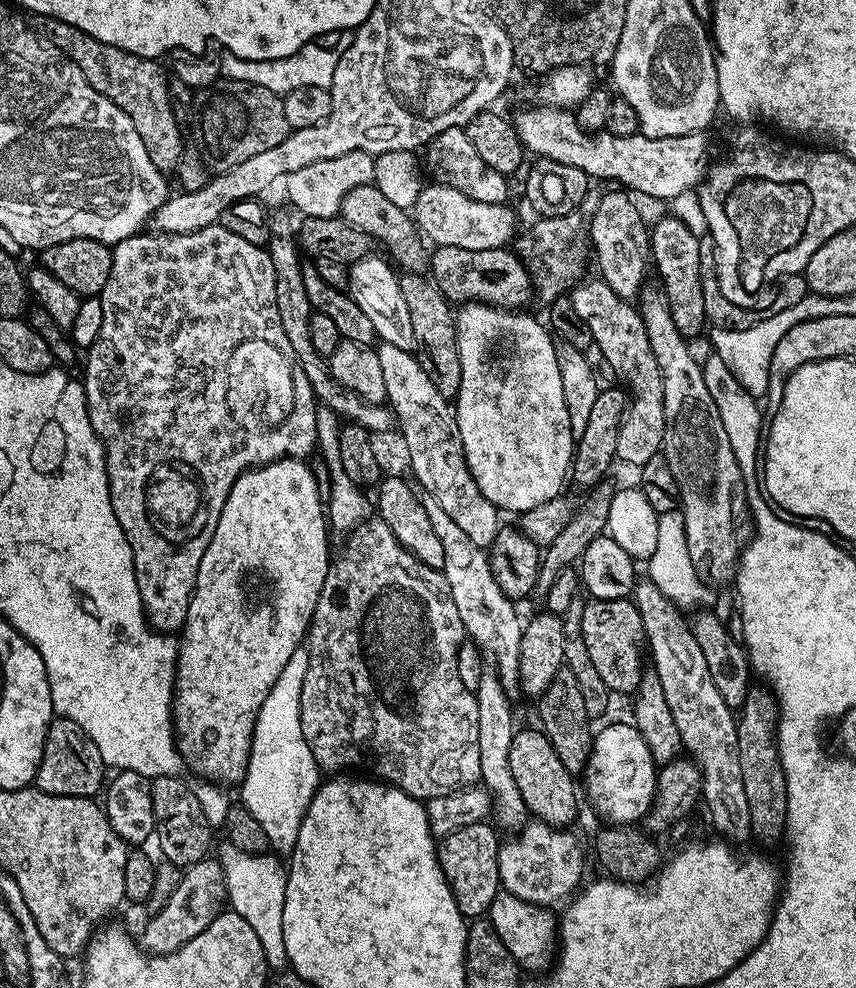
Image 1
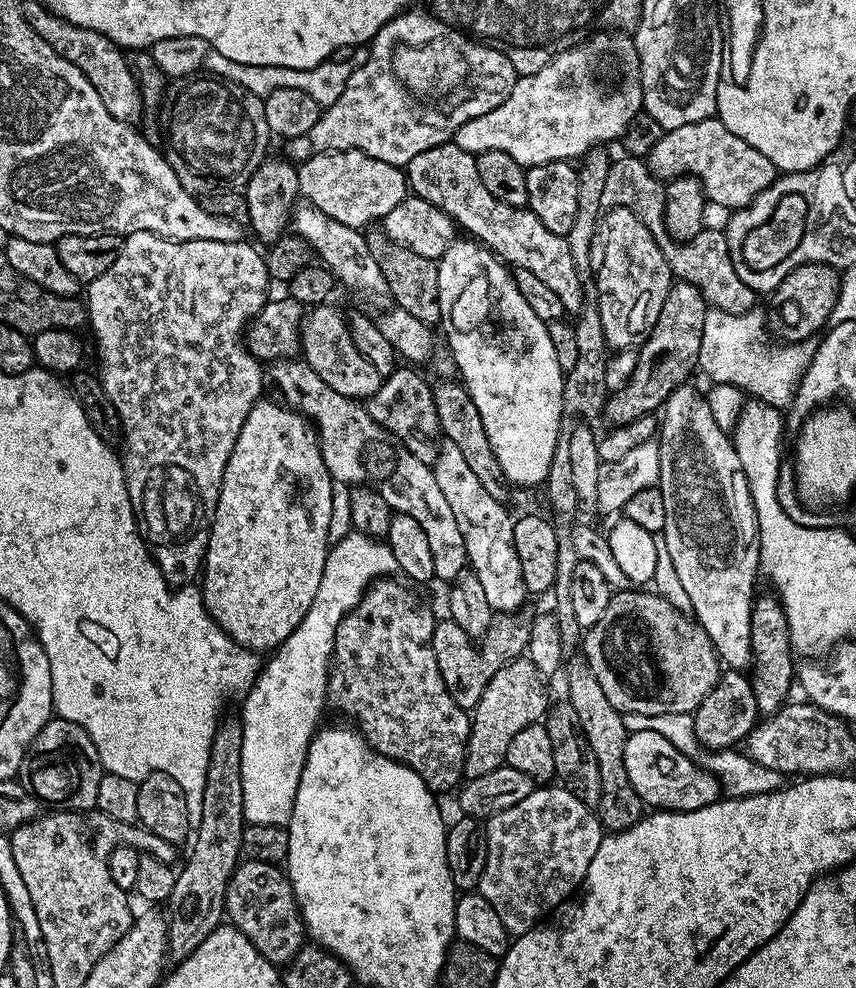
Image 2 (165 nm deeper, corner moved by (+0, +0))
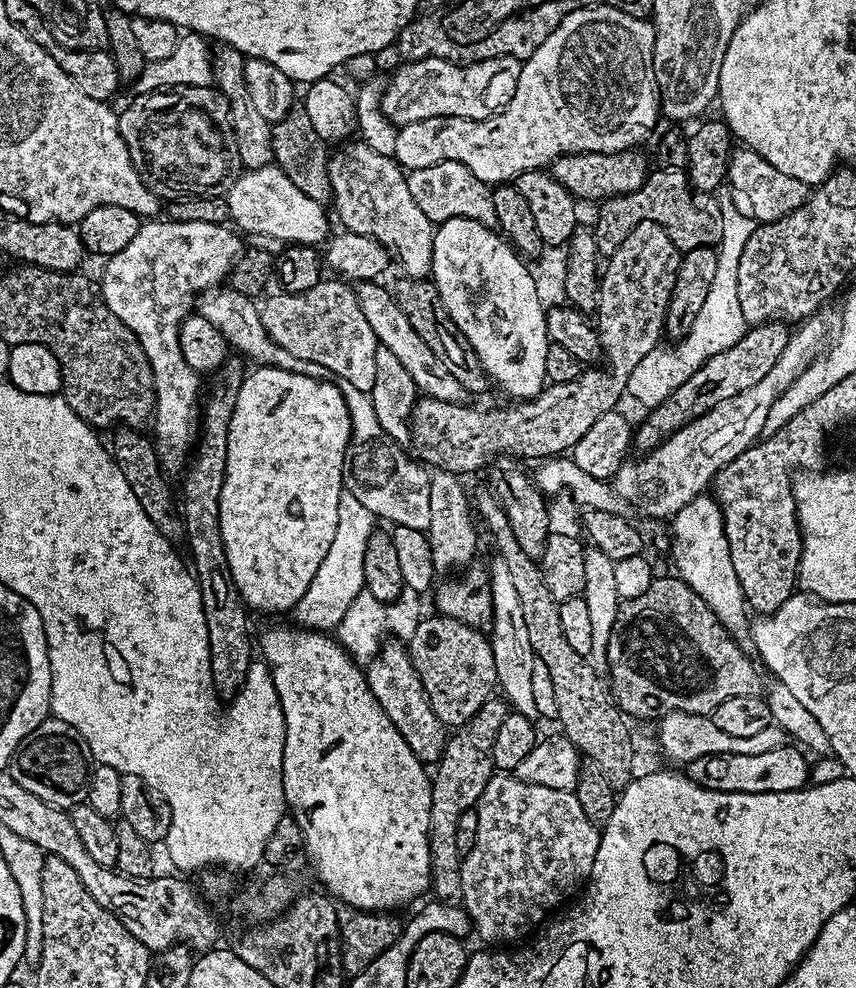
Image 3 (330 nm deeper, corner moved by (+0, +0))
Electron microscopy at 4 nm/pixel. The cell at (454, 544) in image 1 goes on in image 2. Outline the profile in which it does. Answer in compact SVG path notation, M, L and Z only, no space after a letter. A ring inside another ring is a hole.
M281 358L275 361L271 368L271 383L273 380L277 390L284 395L283 403L299 412L314 425L320 453L326 462L326 470L332 475L333 480L349 486L373 488L382 494L382 498L386 498L393 513L414 518L414 522L418 522L418 526L422 526L426 538L430 538L430 555L434 558L437 581L455 582L465 575L469 562L464 545L464 535L462 530L458 530L458 522L455 520L449 504L446 503L446 498L438 487L438 482L434 482L431 467L420 462L401 440L395 439L382 425L379 425L370 416L367 407L361 401L351 400L348 396L338 394L338 390L334 390L331 386L326 386L326 382L322 382L322 378L318 378L318 374L314 374L314 370L303 358Z

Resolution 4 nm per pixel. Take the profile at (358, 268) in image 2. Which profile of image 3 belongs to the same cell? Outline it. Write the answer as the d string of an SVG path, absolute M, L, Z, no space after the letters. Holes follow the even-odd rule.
M269 166L241 171L232 183L231 190L226 193L226 199L232 215L231 223L241 233L270 236L288 244L317 242L316 240L324 242L329 239L325 205L302 194L302 190L298 190L298 186L294 186L294 182L290 182L290 178L286 178L284 171L278 167Z

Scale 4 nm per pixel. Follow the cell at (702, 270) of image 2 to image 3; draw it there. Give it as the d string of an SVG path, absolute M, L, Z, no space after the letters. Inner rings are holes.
M656 168L649 171L643 186L636 192L617 196L611 203L601 203L599 208L594 231L596 245L604 258L613 256L618 246L626 242L626 234L630 234L630 230L644 220L662 226L662 230L670 234L670 242L674 242L674 246L681 253L689 252L691 248L719 245L722 238L722 210L719 199L711 192L697 192L688 180L687 171L678 168Z

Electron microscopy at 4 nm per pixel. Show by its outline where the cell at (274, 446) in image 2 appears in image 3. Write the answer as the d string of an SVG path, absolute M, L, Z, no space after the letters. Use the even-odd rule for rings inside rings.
M256 366L253 369L244 377L229 422L229 448L226 450L225 480L222 482L220 498L222 541L234 584L247 607L252 610L257 608L260 612L284 612L287 608L288 611L295 609L302 594L310 590L310 582L314 582L314 574L318 574L318 566L322 566L322 558L326 558L326 550L330 550L330 542L334 542L334 530L338 530L338 498L344 491L344 455L350 442L352 419L346 398L342 398L340 393L339 383L328 378L303 376L288 368Z

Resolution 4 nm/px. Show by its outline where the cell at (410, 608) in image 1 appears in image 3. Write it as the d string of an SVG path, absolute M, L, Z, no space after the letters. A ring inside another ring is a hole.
M385 643L379 654L367 665L366 675L374 698L378 698L382 710L386 710L386 718L394 722L398 734L406 738L406 746L410 746L410 750L414 750L416 757L423 760L425 765L435 765L444 753L444 745L448 743L449 733L428 701L428 692L412 665L407 647L403 643Z

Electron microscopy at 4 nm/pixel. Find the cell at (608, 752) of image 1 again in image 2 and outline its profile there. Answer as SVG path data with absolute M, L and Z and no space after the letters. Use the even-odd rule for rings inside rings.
M652 730L628 734L624 765L626 778L630 778L630 786L634 786L638 798L642 798L649 809L689 812L702 810L702 806L710 806L715 800L721 799L720 783L714 774L708 773L686 754L682 754L673 743Z

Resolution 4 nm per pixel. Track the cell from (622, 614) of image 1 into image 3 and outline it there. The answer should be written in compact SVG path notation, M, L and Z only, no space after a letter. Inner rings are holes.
M657 575L653 579L652 584L645 593L638 597L630 598L623 601L618 610L618 618L614 618L614 630L610 630L610 642L608 643L608 663L606 671L612 675L611 687L614 689L614 699L616 707L624 713L625 717L633 718L637 716L640 720L648 720L667 716L670 712L689 712L690 714L702 714L707 716L711 714L718 706L722 706L722 702L726 702L726 698L746 698L747 696L759 696L762 692L762 684L760 688L760 672L761 669L752 665L752 660L743 652L741 641L735 640L726 630L726 626L722 624L720 619L714 614L714 610L710 610L710 606L706 606L706 602L702 602L702 598L690 587L679 575L672 576Z

